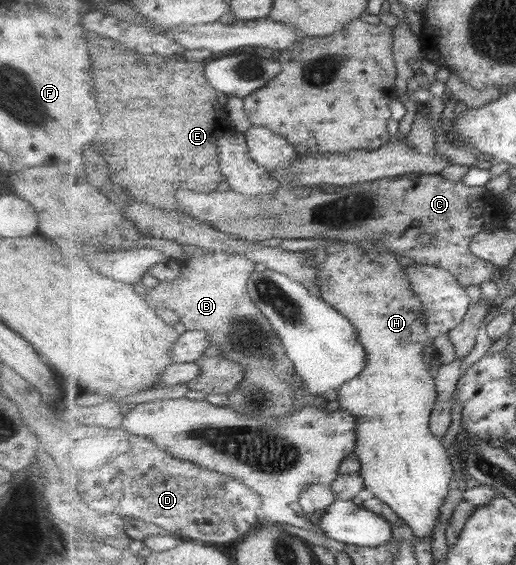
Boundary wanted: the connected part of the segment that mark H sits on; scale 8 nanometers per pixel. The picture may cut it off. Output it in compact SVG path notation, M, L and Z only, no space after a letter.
M355 241L334 243L313 249L309 260L319 268L317 277L318 291L321 298L346 315L358 329L359 340L367 351L365 369L345 385L341 385L333 395L333 406L351 412L357 418L357 447L355 453L361 463L360 475L366 483L366 494L386 503L397 517L406 522L421 542L431 538L439 523L441 507L447 501L452 484L455 467L449 457L447 447L440 437L431 433L429 419L437 403L437 389L431 375L431 364L440 359L435 339L428 333L428 319L421 307L419 297L413 291L403 266L402 256L381 247L379 243L355 243Z

